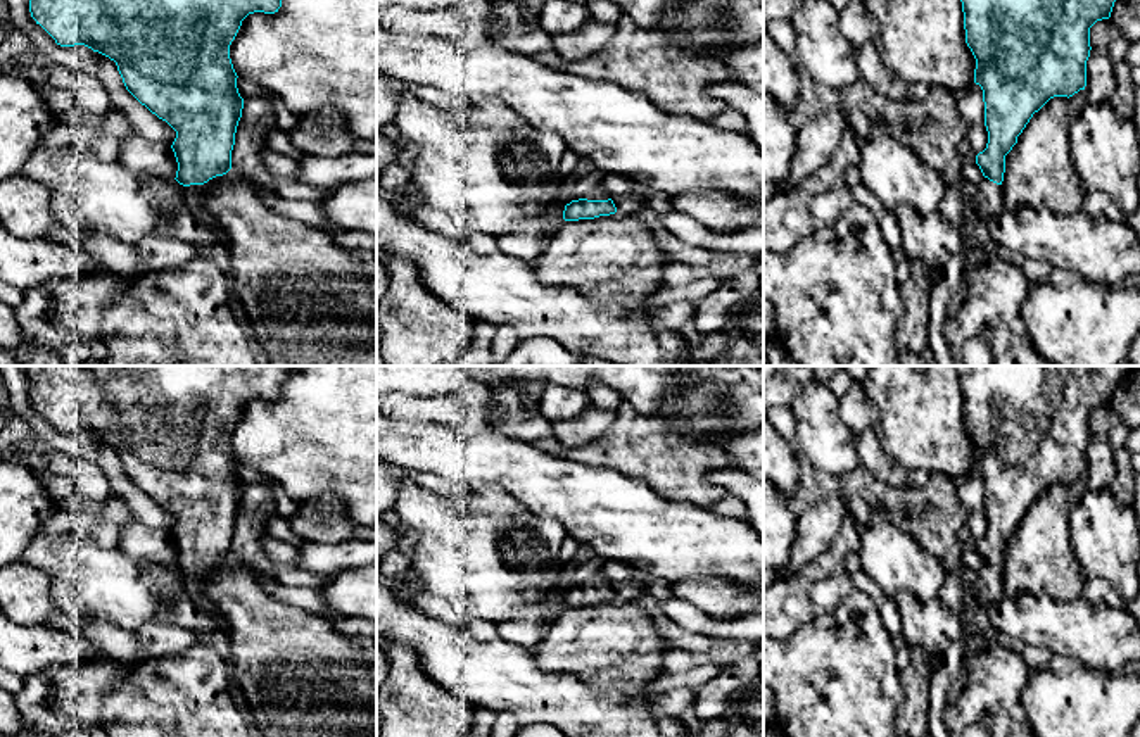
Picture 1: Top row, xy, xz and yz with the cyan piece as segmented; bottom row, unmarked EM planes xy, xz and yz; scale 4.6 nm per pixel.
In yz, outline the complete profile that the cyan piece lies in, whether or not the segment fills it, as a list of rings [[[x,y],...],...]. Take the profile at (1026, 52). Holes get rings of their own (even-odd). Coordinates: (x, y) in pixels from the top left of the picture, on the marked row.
[[[960,0],[966,43],[976,59],[974,83],[983,90],[988,143],[976,155],[983,178],[967,190],[972,228],[1004,211],[1005,155],[1035,112],[1054,97],[1073,97],[1086,86],[1090,28],[1109,19],[1116,0]]]

